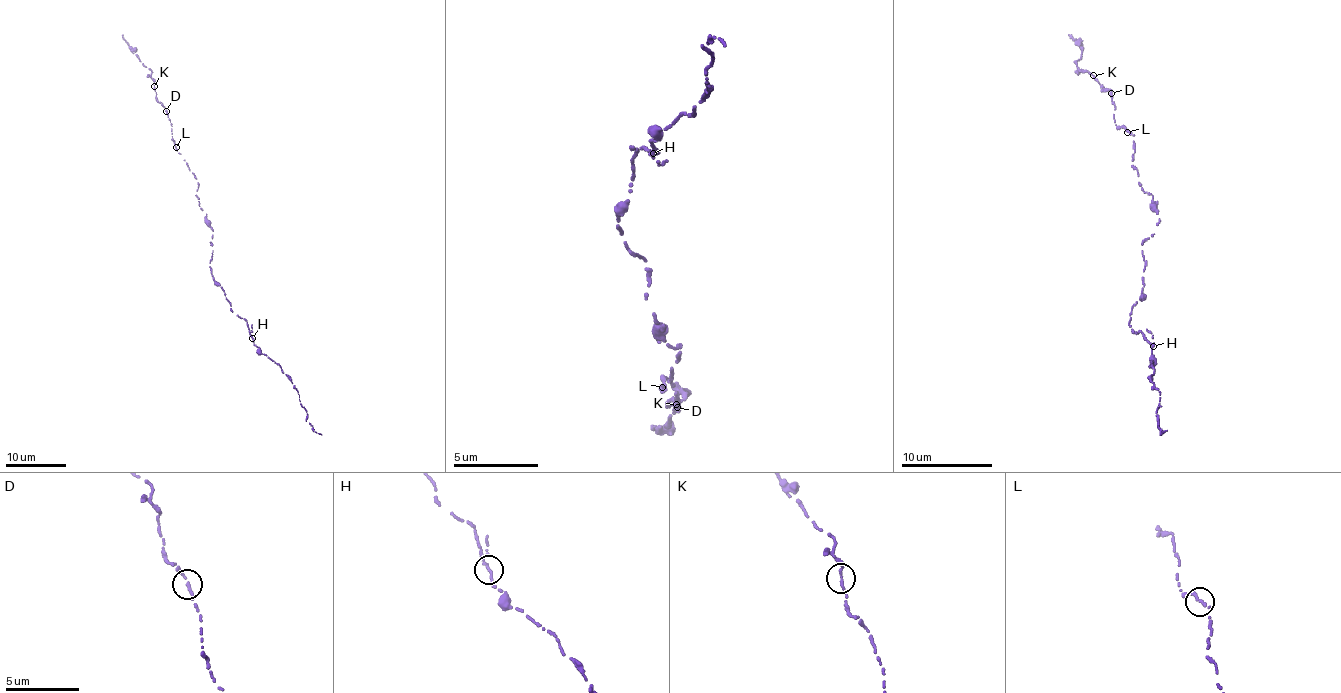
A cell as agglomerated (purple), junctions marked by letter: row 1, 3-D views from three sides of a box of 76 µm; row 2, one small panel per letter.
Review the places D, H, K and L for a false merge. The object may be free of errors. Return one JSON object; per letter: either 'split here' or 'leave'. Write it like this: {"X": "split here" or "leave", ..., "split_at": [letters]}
{"D": "leave", "H": "leave", "K": "leave", "L": "leave", "split_at": []}

